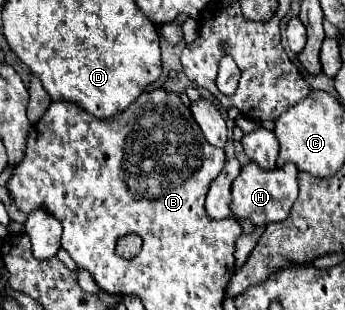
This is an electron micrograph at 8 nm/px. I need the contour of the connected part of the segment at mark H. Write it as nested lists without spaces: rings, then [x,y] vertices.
[[[249,162],[241,168],[241,174],[233,180],[233,202],[231,210],[235,216],[251,220],[255,226],[267,226],[269,222],[283,222],[291,206],[297,198],[297,166],[293,162],[287,162],[283,168],[275,170],[263,170],[255,162]]]

